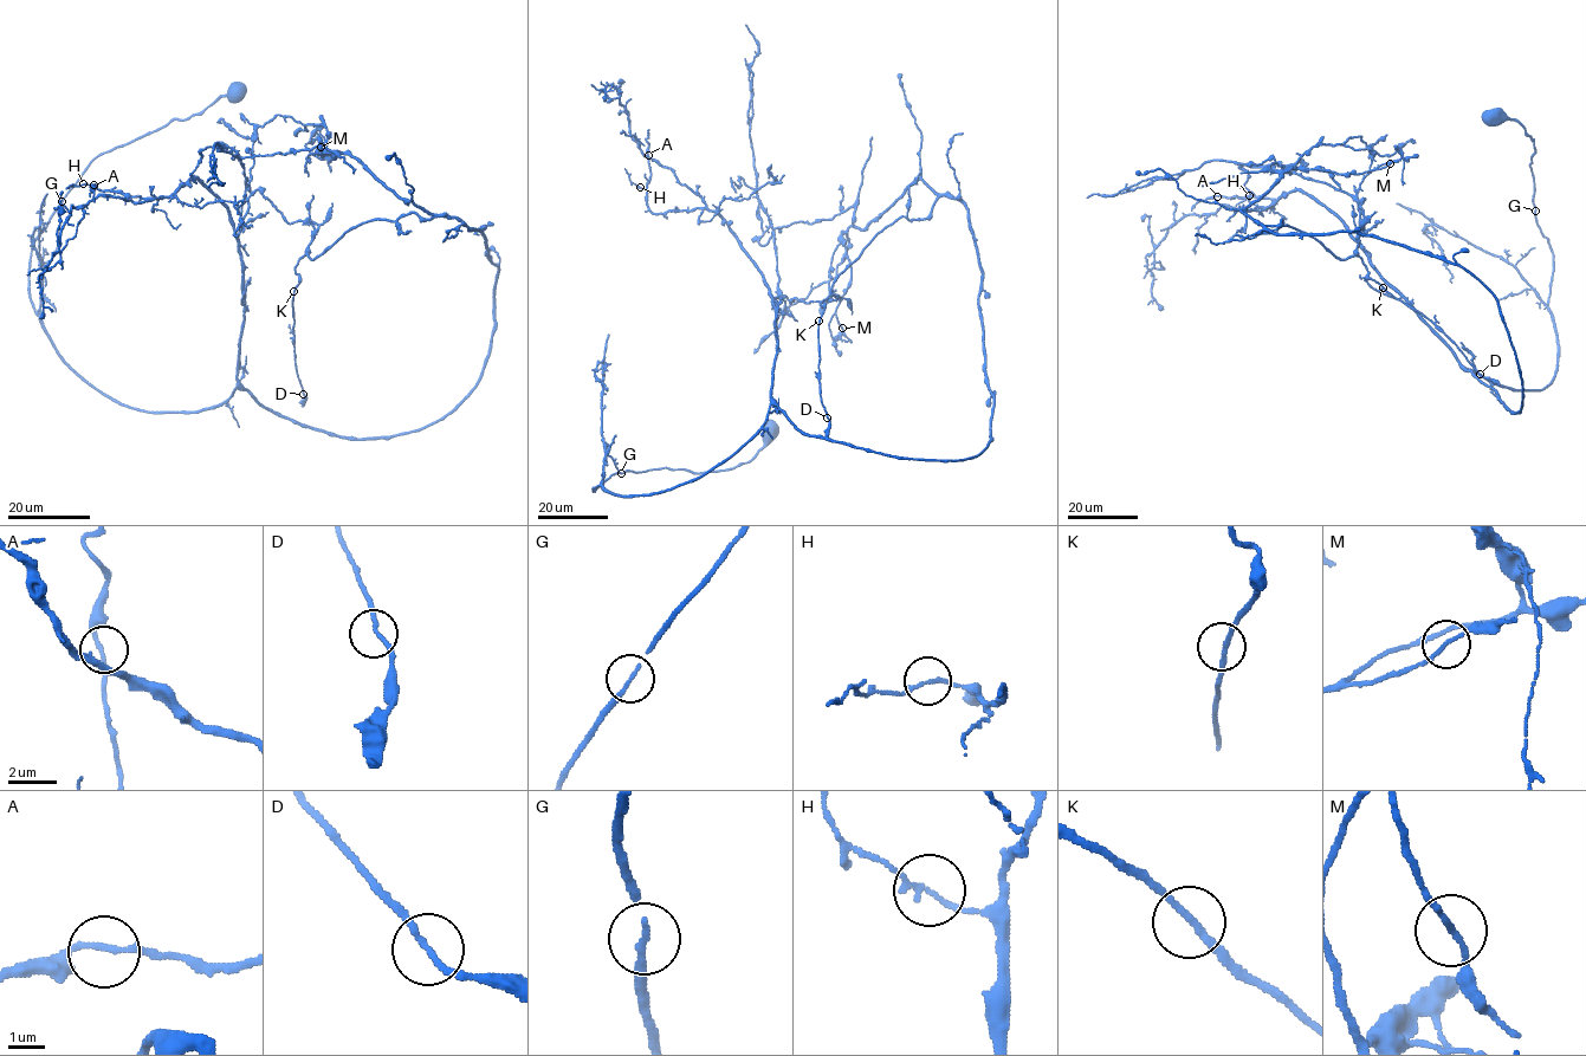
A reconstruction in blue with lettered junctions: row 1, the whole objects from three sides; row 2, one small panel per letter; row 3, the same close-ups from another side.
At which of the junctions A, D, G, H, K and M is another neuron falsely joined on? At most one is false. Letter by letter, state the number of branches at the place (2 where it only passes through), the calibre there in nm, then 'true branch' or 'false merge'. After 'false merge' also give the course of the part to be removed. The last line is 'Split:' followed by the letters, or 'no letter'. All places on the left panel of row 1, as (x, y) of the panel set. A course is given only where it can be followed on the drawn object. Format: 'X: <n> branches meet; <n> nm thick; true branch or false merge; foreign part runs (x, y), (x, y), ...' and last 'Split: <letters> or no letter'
A: 2 branches meet; 160 nm thick; true branch
D: 2 branches meet; 160 nm thick; true branch
G: 2 branches meet; 150 nm thick; true branch
H: 2 branches meet; 150 nm thick; true branch
K: 2 branches meet; 180 nm thick; true branch
M: 2 branches meet; 150 nm thick; true branch
Split: no letter

